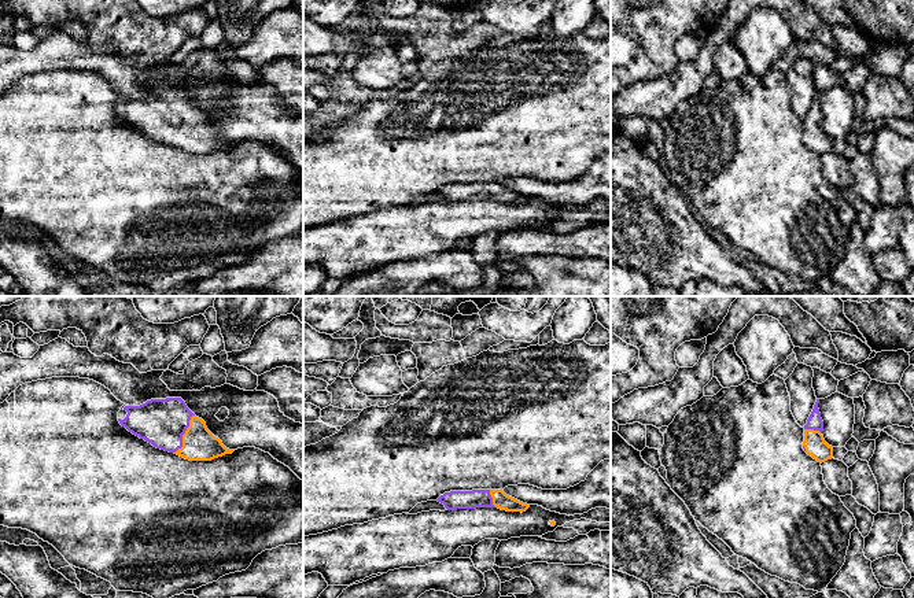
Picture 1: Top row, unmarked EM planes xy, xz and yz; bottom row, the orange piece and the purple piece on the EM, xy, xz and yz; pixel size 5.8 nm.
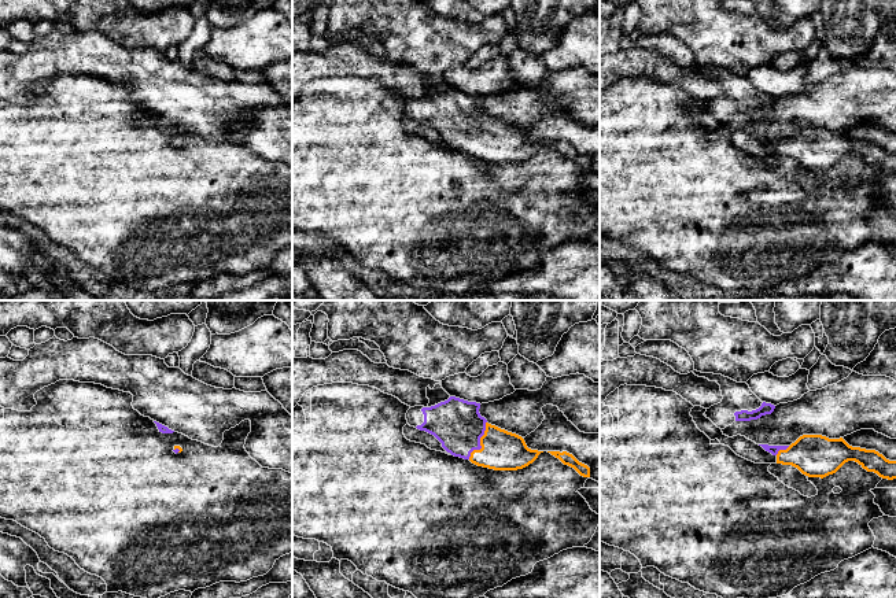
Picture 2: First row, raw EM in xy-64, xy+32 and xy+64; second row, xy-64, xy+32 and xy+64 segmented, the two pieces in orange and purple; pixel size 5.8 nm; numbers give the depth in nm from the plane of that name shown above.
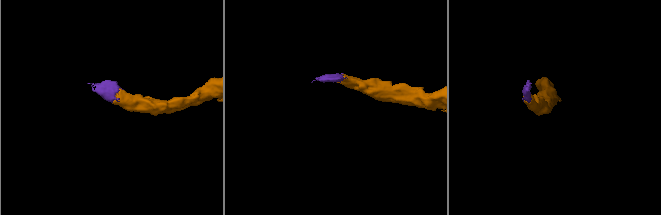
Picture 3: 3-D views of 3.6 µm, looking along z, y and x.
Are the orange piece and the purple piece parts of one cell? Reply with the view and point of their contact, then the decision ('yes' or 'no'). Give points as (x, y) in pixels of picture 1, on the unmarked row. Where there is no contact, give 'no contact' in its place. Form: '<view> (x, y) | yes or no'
xy (184, 126) | yes

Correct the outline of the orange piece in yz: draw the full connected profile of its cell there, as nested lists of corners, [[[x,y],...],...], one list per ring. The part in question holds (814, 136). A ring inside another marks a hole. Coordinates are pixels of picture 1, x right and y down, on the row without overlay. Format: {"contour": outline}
{"contour": [[[817,92],[814,101],[807,112],[807,117],[804,118],[803,141],[808,148],[822,156],[828,152],[832,152],[833,140],[829,139],[823,132],[823,114],[821,111],[818,96],[819,92]]]}

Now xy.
{"contour": [[[181,91],[151,92],[140,99],[124,97],[118,114],[154,140],[189,154],[211,154],[235,144],[226,141]]]}

